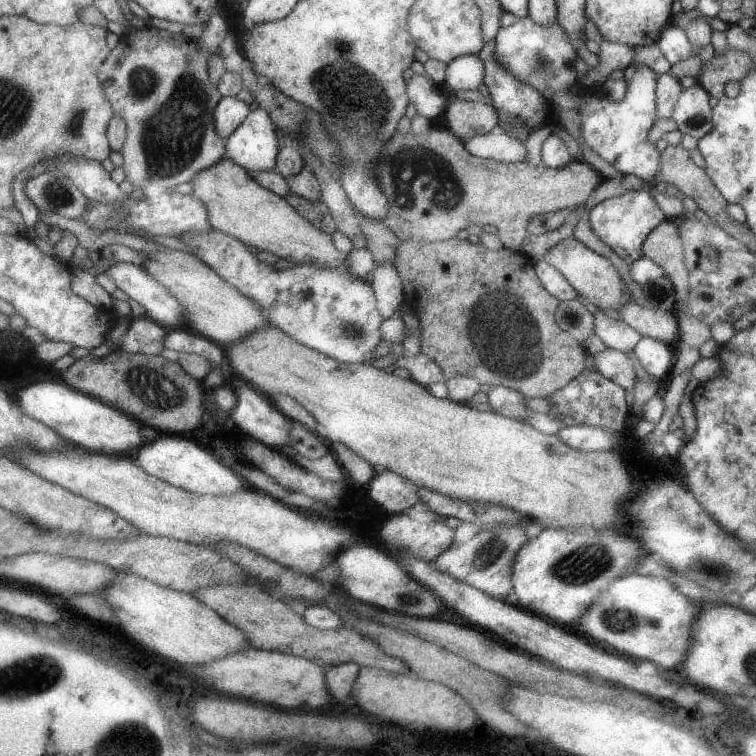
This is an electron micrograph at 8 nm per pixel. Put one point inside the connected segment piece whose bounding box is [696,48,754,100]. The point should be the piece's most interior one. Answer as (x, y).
(733, 66)

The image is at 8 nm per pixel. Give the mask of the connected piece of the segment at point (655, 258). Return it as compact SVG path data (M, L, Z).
M673 219L661 221L645 237L641 253L670 278L676 292L676 300L686 301L687 297L684 296L690 293L690 288L676 221Z

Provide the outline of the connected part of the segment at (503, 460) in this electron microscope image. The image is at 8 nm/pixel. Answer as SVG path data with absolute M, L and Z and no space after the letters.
M273 324L267 325L255 330L243 340L231 343L225 347L227 356L230 359L232 368L236 370L235 374L240 376L255 387L259 392L268 396L274 394L282 394L290 396L300 402L317 420L319 424L327 430L326 442L342 442L354 450L359 456L368 460L374 467L383 468L383 470L392 470L401 476L412 480L417 486L429 487L431 490L441 491L443 494L452 496L456 499L465 499L469 502L493 503L496 505L511 507L513 510L521 510L521 514L525 514L531 521L539 522L543 529L555 528L573 528L591 527L597 530L604 528L623 528L623 520L621 520L621 504L625 500L629 500L633 495L631 488L631 480L629 474L625 471L621 458L617 454L609 451L580 451L569 448L563 444L556 435L546 435L538 431L531 425L520 421L519 419L511 419L494 413L493 411L477 411L469 404L461 404L453 402L449 398L437 398L429 391L429 387L422 385L420 382L412 378L400 378L397 374L385 372L384 369L376 368L367 363L344 363L338 361L332 356L322 353L320 350L307 346L305 343L299 342L293 335L287 334L281 327Z

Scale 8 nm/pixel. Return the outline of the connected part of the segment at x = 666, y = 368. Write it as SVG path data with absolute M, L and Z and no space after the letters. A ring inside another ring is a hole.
M641 337L632 350L635 359L645 372L657 380L671 372L675 349L651 337Z

